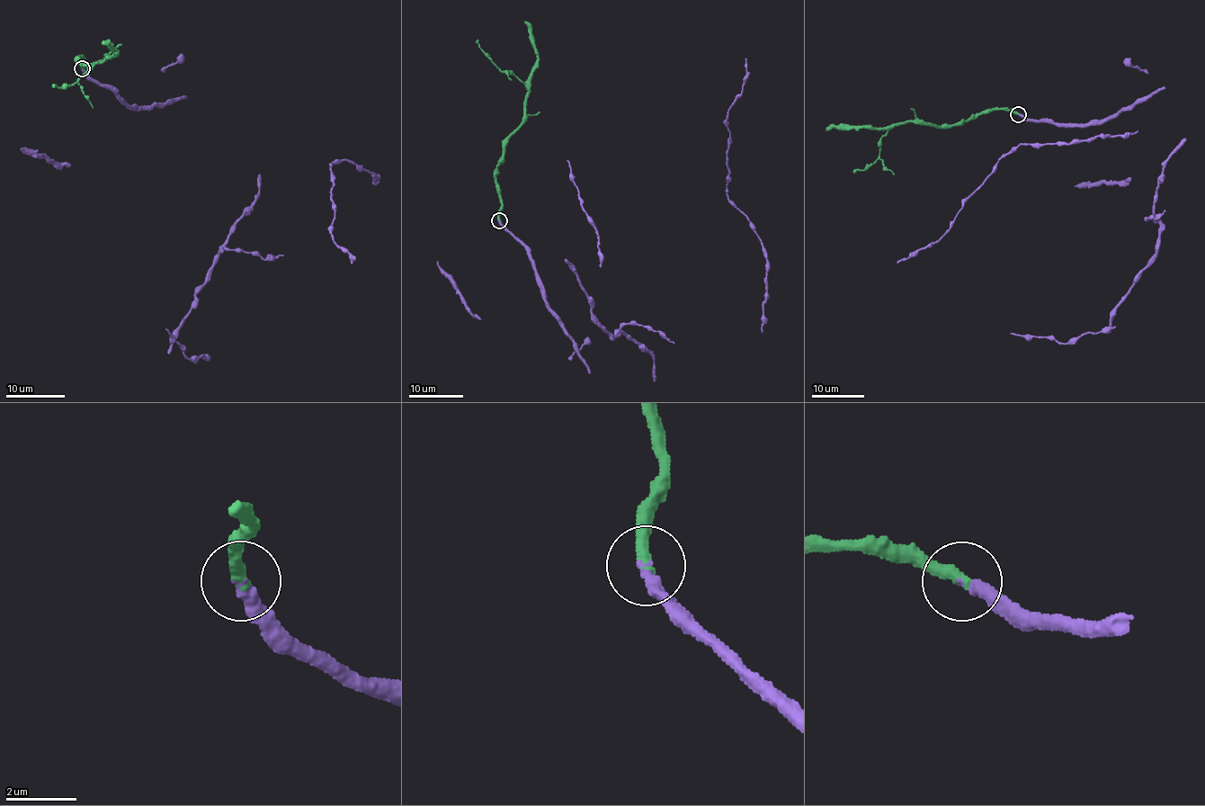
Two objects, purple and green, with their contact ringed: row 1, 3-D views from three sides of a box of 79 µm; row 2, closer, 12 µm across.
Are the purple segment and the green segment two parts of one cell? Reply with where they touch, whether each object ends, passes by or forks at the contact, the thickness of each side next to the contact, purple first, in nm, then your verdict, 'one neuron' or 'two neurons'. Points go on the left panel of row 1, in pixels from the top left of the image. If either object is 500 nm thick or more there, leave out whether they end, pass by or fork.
at (82, 68); purple ends there; green ends there; 360 nm thick on the purple side, 360 nm on the other; one neuron

